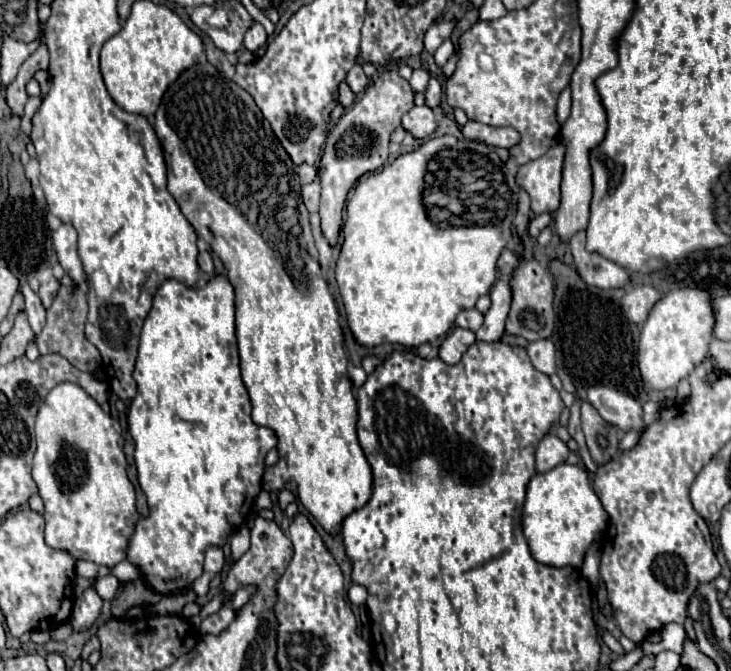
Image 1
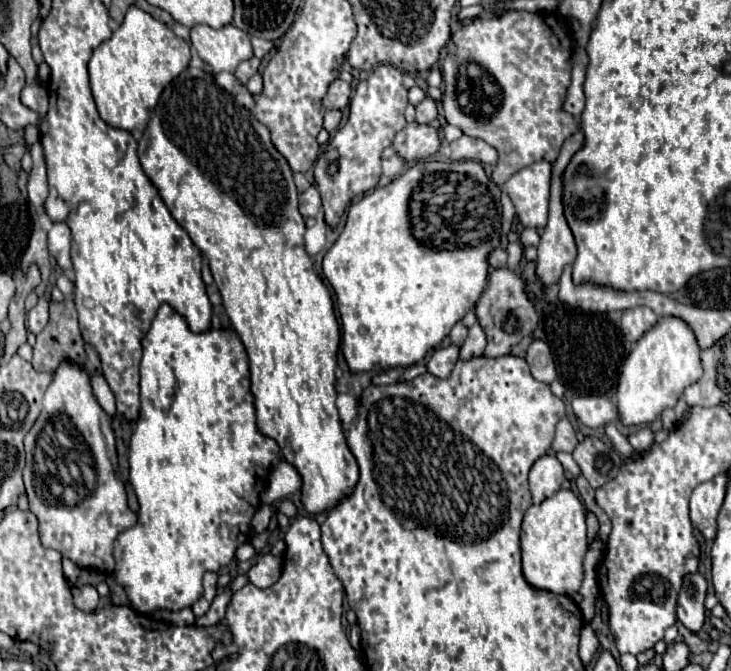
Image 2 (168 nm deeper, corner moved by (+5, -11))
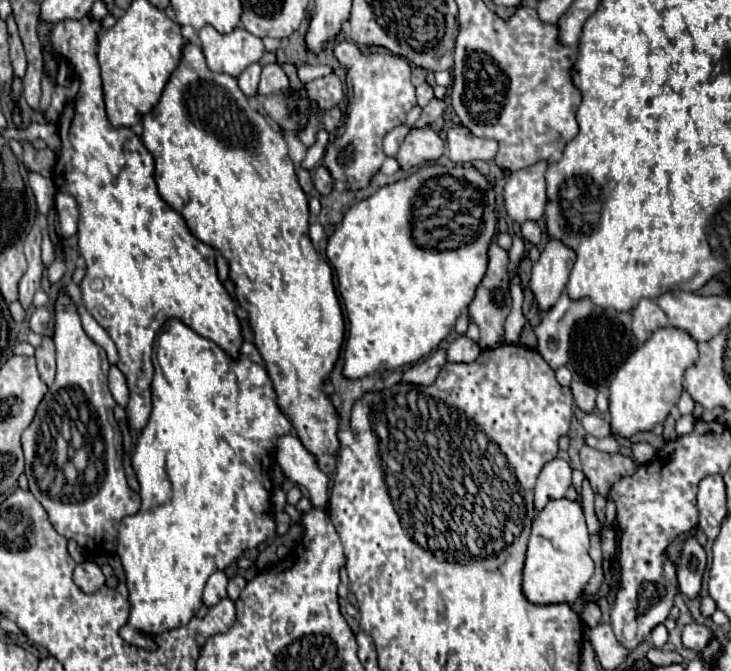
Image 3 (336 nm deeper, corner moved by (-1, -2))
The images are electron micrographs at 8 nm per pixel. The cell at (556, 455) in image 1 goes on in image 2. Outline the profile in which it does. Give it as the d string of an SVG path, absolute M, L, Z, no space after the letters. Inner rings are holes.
M548 453L540 457L532 469L530 469L530 493L532 493L532 503L538 505L544 499L552 497L564 481L564 469L560 461Z

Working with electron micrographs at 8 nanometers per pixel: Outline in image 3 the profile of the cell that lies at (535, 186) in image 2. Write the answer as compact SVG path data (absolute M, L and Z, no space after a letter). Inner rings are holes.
M536 162L506 176L504 202L510 218L518 224L540 220L546 212L546 166L548 162Z

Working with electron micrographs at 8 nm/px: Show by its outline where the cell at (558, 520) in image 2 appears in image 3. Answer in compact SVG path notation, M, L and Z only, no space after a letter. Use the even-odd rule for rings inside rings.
M568 498L550 500L536 514L536 522L532 524L522 580L526 598L534 604L554 604L554 602L574 604L582 588L594 574L594 560L590 558L588 548L590 548L590 534L586 528L580 502Z

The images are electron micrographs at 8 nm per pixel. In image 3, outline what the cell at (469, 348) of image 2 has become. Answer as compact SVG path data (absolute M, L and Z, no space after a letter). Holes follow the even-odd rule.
M458 336L448 346L448 362L474 362L480 356L478 342L470 340L468 336Z

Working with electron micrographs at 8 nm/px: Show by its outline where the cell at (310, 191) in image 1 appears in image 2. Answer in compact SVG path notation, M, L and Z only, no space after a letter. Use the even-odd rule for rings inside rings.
M310 185L302 195L300 195L300 213L304 217L316 217L318 211L322 209L322 201L320 201L320 193L314 185Z

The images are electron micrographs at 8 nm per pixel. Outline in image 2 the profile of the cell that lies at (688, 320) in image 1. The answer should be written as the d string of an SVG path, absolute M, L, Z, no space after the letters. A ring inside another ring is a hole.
M660 319L652 331L646 331L626 357L616 387L616 407L622 425L652 423L664 409L674 407L682 391L702 375L700 347L692 331L680 319Z

